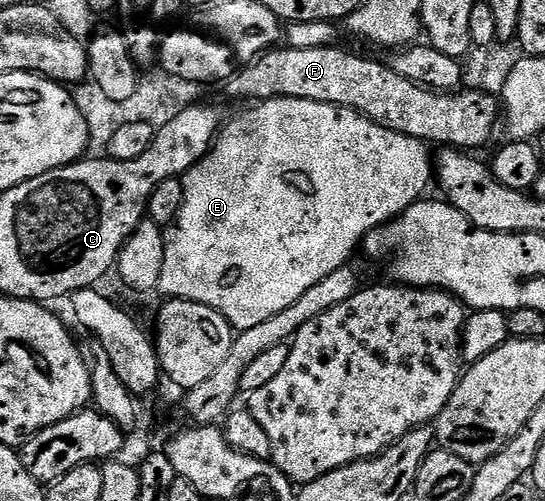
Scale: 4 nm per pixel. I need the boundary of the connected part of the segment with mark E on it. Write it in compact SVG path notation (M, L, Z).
M266 99L250 107L253 107L250 111L243 112L238 119L233 119L230 123L228 120L222 126L213 148L181 179L183 209L165 241L163 277L159 288L162 296L199 301L199 305L215 309L238 332L252 329L262 321L267 321L267 317L275 317L275 313L287 309L287 305L295 305L295 301L299 301L299 297L303 297L303 293L307 293L311 285L319 285L323 277L335 273L335 269L345 267L353 255L353 250L356 247L358 250L364 244L365 236L388 223L390 219L398 218L401 212L418 202L428 192L425 190L429 187L429 179L431 183L435 175L435 163L431 155L429 159L430 148L420 139L395 133L391 129L383 129L383 125L352 111L349 107L333 107L329 103L306 99Z

